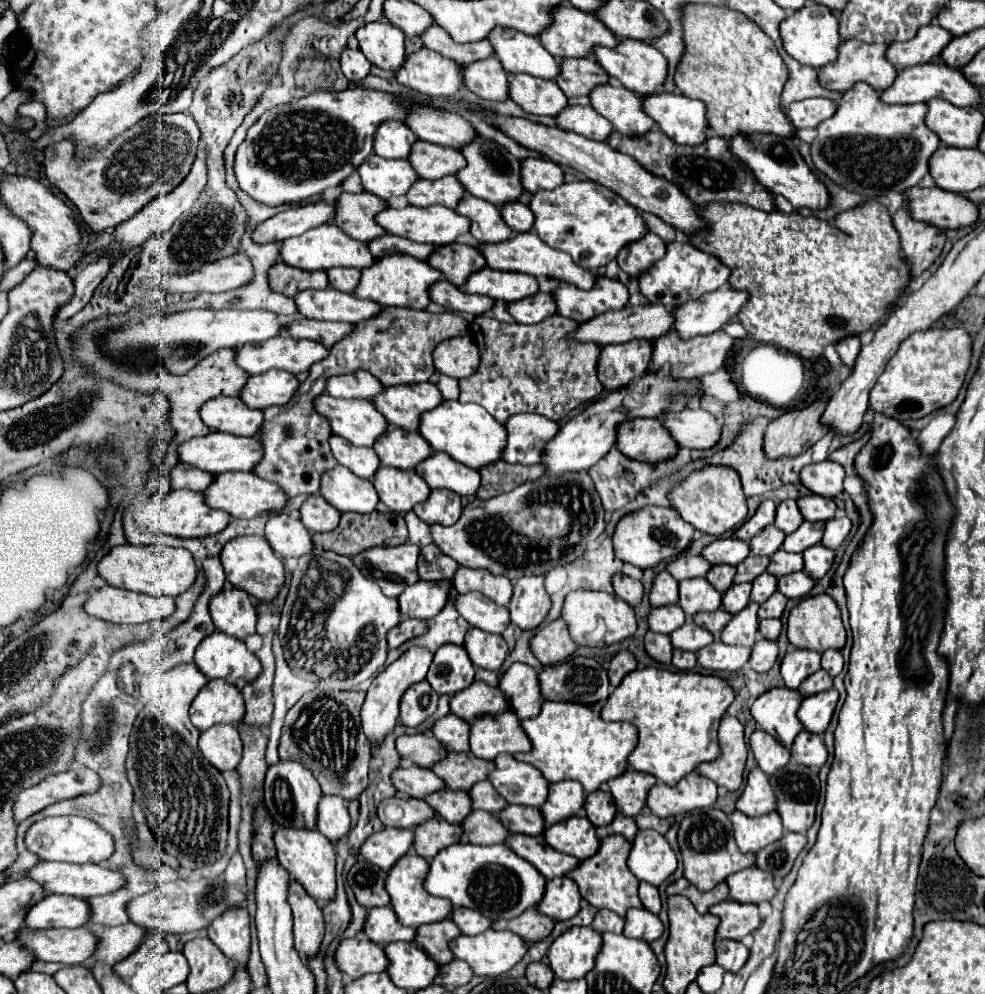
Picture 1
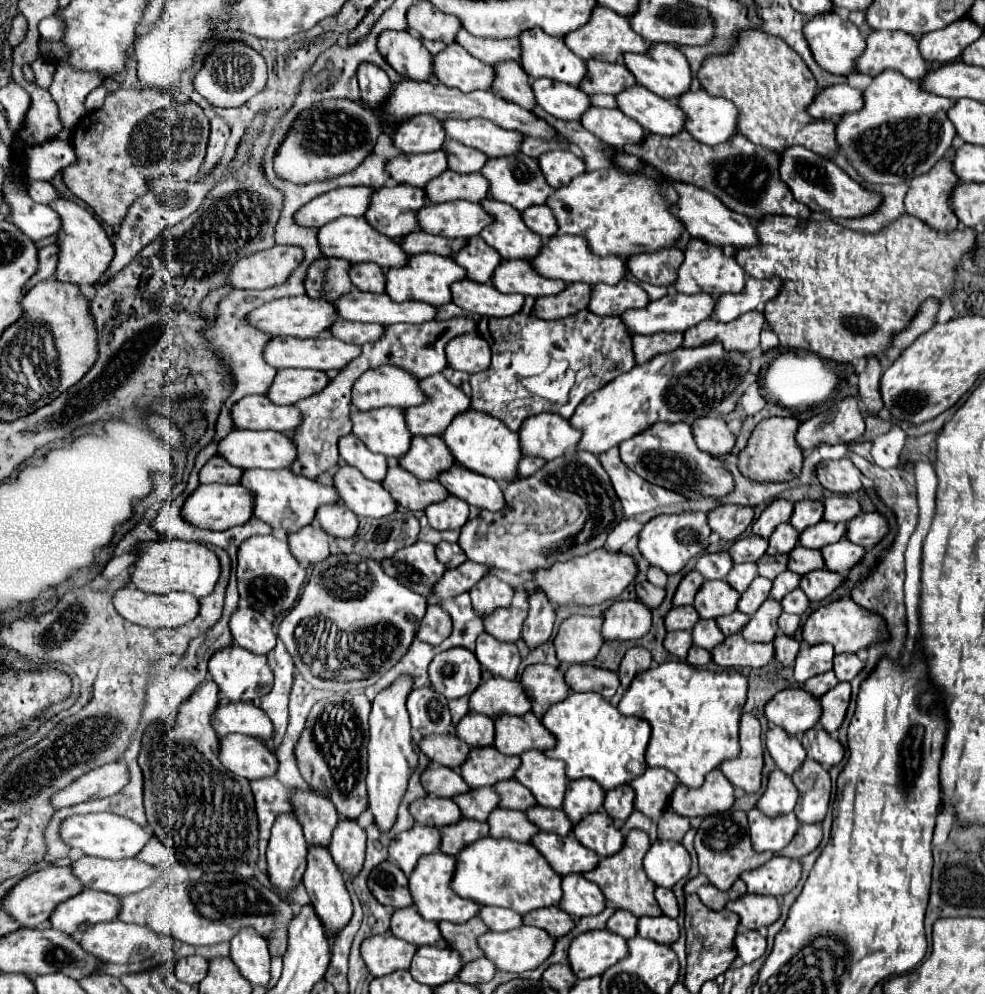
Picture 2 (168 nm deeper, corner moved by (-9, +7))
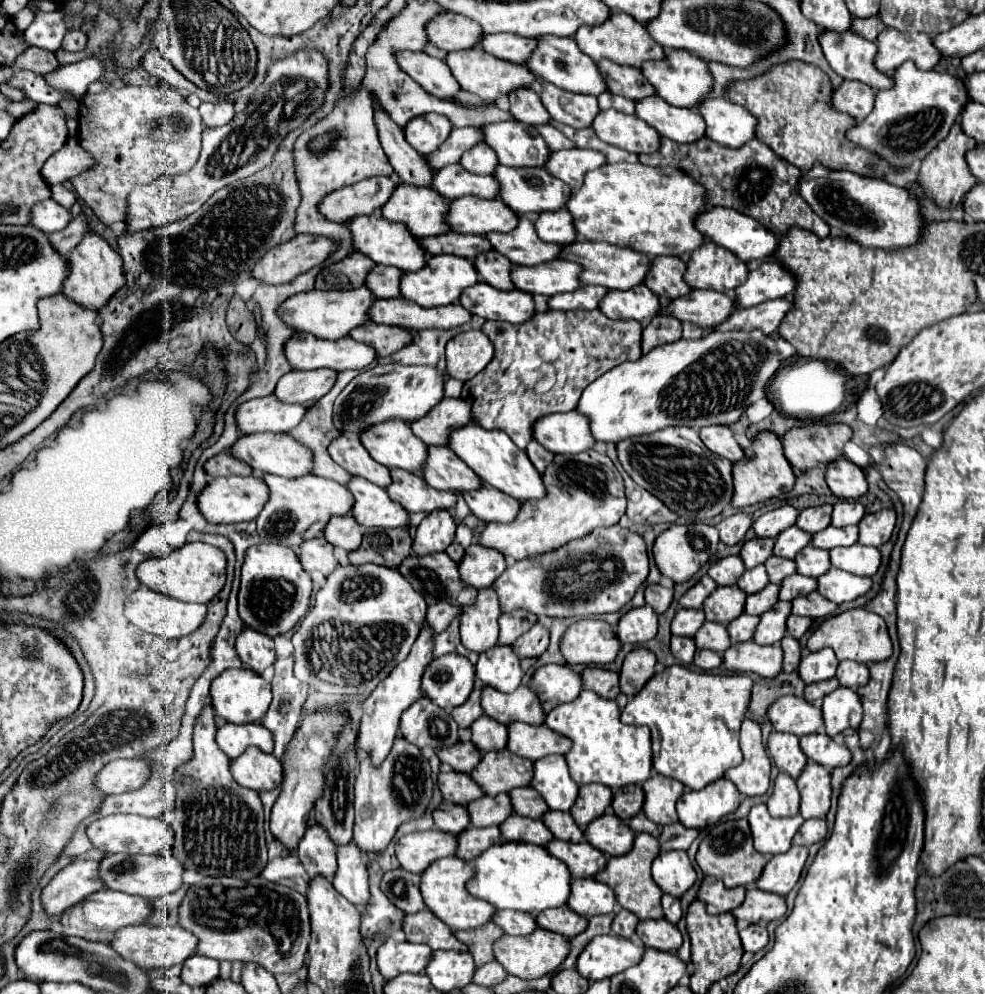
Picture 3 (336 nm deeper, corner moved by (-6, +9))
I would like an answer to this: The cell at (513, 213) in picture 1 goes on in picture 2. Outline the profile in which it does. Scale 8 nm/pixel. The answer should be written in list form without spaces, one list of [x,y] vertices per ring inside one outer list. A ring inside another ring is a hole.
[[[533,205],[533,207],[525,209],[523,221],[531,231],[541,235],[543,239],[549,239],[551,235],[557,233],[557,221],[555,221],[553,213],[547,209],[547,205]]]

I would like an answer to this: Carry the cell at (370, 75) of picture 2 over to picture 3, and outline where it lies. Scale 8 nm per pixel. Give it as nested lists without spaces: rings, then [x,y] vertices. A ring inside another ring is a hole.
[[[376,107],[376,123],[384,153],[390,165],[394,167],[396,175],[400,177],[400,181],[414,187],[432,187],[436,171],[426,163],[424,155],[420,155],[416,149],[408,145],[402,129],[394,121],[390,121],[390,117],[384,111],[378,111],[378,107]]]

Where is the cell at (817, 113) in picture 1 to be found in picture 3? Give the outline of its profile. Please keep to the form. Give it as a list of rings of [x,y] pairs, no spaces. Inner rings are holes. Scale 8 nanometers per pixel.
[[[844,81],[838,89],[834,89],[832,103],[838,111],[852,115],[856,121],[866,119],[874,109],[876,91],[860,81]]]

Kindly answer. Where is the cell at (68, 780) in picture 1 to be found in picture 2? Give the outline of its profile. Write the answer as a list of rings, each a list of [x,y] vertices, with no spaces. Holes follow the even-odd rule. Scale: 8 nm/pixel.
[[[107,763],[87,771],[83,777],[75,779],[65,789],[51,795],[51,805],[55,809],[77,805],[91,799],[103,799],[119,793],[129,781],[129,773],[121,763]]]

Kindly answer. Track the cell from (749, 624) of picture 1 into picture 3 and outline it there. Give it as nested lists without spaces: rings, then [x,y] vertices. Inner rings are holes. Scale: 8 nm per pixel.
[[[778,601],[778,607],[774,611],[768,611],[760,617],[760,623],[754,633],[754,641],[758,645],[774,645],[780,643],[786,633],[786,619],[792,615],[792,603],[790,601]]]

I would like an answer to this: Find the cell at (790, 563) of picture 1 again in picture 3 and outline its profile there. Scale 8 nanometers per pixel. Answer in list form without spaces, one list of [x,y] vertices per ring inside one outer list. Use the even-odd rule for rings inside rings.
[[[814,545],[804,547],[798,553],[798,559],[794,559],[794,561],[798,565],[798,573],[808,575],[808,577],[820,577],[820,575],[824,575],[832,567],[828,551],[816,549]]]

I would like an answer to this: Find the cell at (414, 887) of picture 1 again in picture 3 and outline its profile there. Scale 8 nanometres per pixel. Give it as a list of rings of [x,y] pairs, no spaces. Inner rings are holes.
[[[450,857],[450,859],[438,859],[434,861],[420,877],[420,887],[422,887],[422,897],[424,903],[428,905],[428,909],[442,919],[452,931],[460,931],[460,929],[476,929],[482,927],[484,923],[488,923],[496,911],[494,905],[490,905],[488,901],[476,899],[468,893],[466,883],[474,877],[474,867],[470,861],[458,859],[458,857]]]

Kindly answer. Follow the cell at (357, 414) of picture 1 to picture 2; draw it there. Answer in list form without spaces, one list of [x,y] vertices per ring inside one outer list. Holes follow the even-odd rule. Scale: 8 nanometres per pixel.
[[[379,407],[379,409],[371,409],[371,411],[353,411],[351,413],[351,421],[353,421],[353,433],[373,451],[373,453],[383,453],[387,459],[395,461],[399,459],[411,443],[411,433],[405,425],[405,417],[401,409],[395,407]]]

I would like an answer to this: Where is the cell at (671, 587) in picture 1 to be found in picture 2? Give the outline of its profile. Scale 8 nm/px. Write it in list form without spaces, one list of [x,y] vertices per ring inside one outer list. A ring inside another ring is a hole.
[[[689,571],[689,573],[681,579],[681,583],[679,583],[679,587],[677,587],[675,595],[673,595],[673,605],[679,607],[679,605],[689,605],[689,603],[693,603],[695,593],[699,591],[699,587],[701,587],[703,581],[705,581],[705,579],[701,577],[701,573]]]

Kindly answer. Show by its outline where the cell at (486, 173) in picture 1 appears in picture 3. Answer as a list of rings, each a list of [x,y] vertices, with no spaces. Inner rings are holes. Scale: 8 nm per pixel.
[[[500,165],[494,175],[500,181],[500,199],[504,203],[510,203],[510,207],[514,207],[514,211],[518,211],[518,215],[524,215],[528,211],[536,211],[536,213],[558,211],[566,205],[566,201],[572,195],[572,187],[568,187],[560,179],[554,179],[546,169],[540,169],[540,167],[508,169],[508,167]]]

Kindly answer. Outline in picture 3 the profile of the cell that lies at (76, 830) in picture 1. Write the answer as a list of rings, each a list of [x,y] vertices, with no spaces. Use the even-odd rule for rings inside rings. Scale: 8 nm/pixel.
[[[108,815],[98,821],[94,821],[86,829],[90,841],[94,847],[106,851],[106,853],[128,853],[128,855],[152,855],[170,851],[174,845],[174,831],[170,823],[158,817],[142,817],[142,815]]]

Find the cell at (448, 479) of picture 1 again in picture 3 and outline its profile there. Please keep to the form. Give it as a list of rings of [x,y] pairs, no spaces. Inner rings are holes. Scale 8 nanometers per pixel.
[[[490,485],[482,491],[466,491],[464,499],[470,511],[484,523],[512,523],[520,511],[518,499]]]

